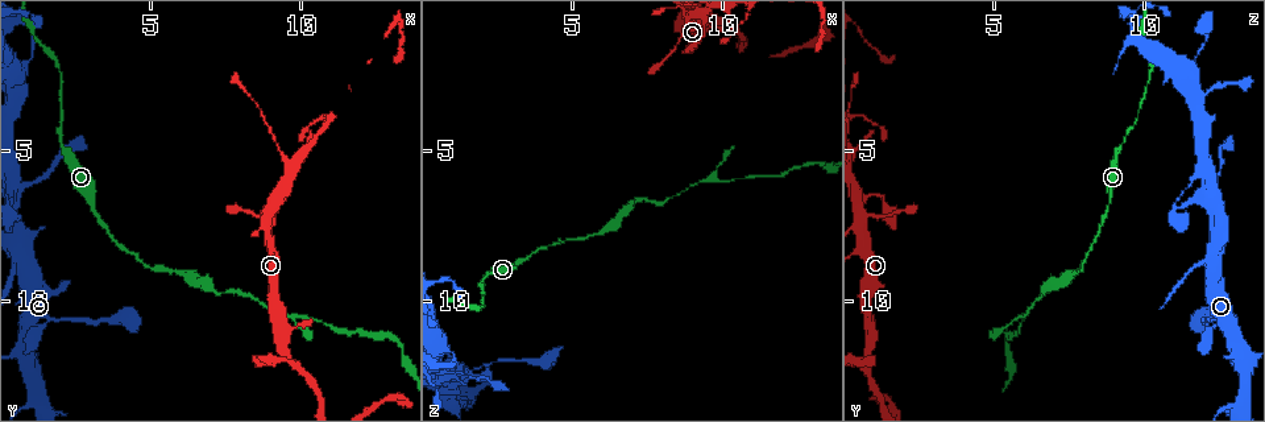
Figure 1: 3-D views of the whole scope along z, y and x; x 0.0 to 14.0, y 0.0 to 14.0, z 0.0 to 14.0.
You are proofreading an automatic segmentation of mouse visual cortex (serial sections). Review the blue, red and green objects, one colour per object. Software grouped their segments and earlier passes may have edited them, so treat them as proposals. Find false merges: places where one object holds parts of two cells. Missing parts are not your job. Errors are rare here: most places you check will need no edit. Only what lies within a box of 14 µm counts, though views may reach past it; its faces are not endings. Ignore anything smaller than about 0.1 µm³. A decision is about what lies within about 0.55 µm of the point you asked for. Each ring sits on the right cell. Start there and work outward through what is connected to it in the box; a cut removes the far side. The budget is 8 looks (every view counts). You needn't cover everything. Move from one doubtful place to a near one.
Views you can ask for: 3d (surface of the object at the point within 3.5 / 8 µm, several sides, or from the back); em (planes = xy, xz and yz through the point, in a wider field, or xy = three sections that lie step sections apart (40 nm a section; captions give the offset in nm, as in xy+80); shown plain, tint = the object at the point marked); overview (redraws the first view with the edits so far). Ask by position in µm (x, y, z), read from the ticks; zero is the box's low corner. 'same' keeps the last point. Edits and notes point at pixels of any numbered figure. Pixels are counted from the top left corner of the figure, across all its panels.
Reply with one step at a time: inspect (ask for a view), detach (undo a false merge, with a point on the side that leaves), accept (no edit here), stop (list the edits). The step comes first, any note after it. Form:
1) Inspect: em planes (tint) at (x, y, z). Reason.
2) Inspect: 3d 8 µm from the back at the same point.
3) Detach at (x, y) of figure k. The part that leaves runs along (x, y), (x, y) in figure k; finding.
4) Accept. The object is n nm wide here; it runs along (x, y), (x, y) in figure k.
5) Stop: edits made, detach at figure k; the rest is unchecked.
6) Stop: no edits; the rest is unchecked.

Inspect: 3d 3.5 µm at (2.3, 5.0, 9.2). Thick turns thin.

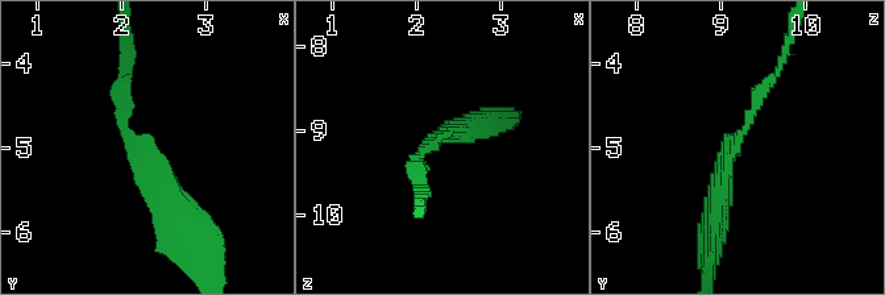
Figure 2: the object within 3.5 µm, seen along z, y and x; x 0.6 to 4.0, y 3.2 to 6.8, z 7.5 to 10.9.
Inspect: em planes (tint) at (2.20, 5.00, 9.15). The arms are 150, 300 nm wide.

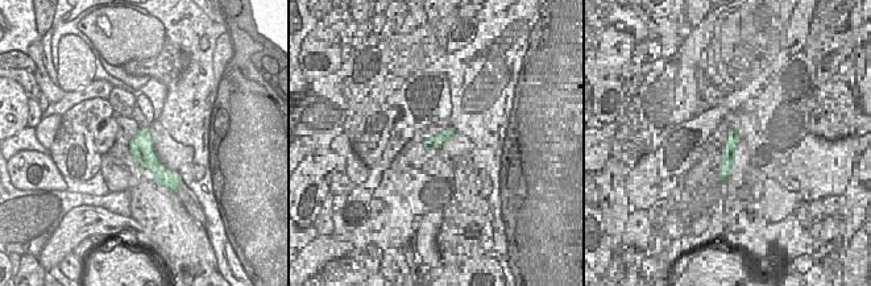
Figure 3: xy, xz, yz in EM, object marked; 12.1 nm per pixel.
Inspect: em xy step 1 (tint) at the same point.

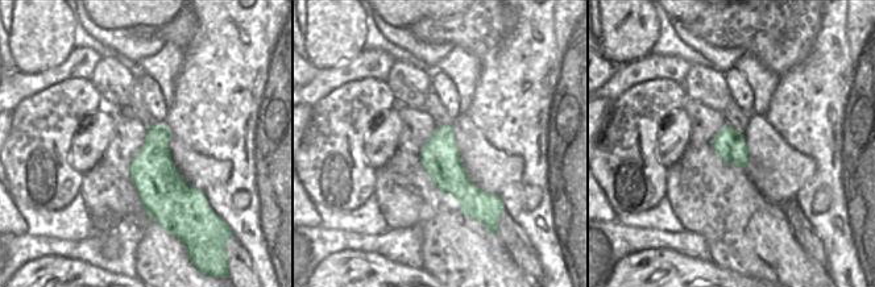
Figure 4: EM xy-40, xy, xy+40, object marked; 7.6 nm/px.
Accept. It runs along (715, 221), (726, 161), (776, 75) in figure 2; all the same cell.

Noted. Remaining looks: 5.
Inspect: 3d 8 µm at (10.6, 10.5, 5.9).

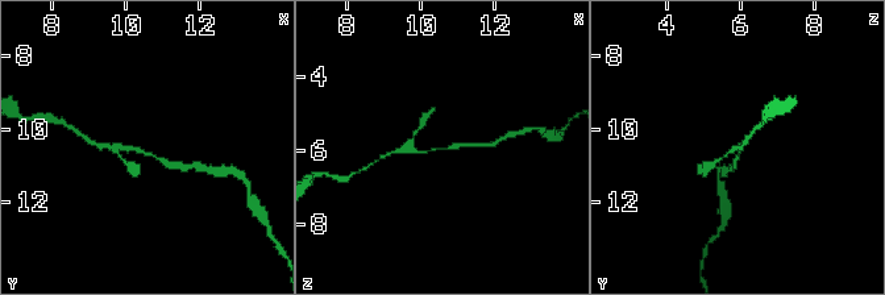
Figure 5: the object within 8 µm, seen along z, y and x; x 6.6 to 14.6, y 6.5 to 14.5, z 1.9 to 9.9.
Inspect: em planes (tint) at (10.6, 10.6, 6.0).

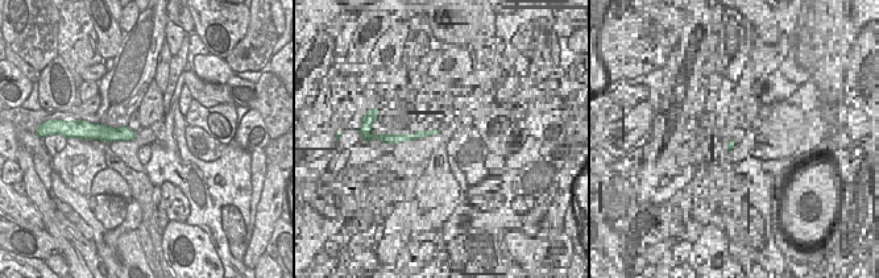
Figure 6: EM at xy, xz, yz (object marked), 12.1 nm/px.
Accept. It runs along (107, 146), (148, 152), (181, 165) in figure 5; one cell here.

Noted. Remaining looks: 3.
Inspect: 3d 3.5 µm at (9.5, 6.6, 0.9). Three-way junction.

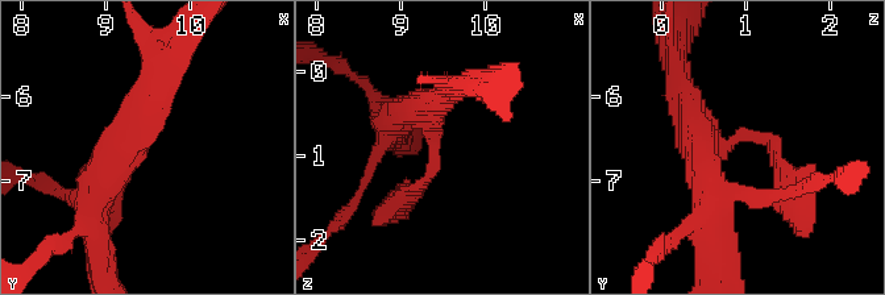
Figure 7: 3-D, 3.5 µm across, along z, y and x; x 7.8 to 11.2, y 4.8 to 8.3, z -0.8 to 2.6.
Inspect: em planes (tint) at (9.45, 6.50, 0.90). 3 arms meet here; the arms are 200, 400, 400 nm wide; now the EM.

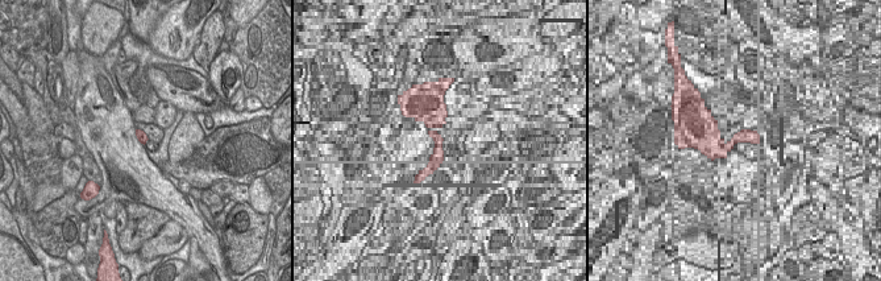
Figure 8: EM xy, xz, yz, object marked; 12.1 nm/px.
Accept. It runs along (706, 179), (699, 142), (764, 138), (784, 187) in figure 7; one cell here.

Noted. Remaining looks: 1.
Stop: no edits; the rest is unchecked.

